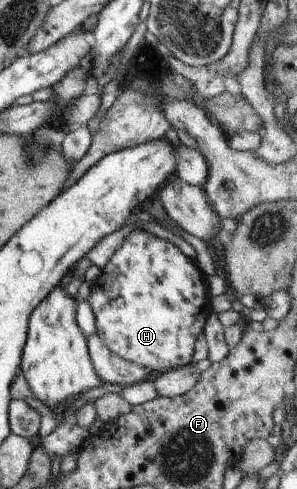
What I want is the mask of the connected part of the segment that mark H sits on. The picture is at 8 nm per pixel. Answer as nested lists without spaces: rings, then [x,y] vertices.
[[[144,230],[130,231],[120,247],[100,268],[88,301],[96,318],[97,335],[108,351],[132,365],[148,369],[151,376],[192,363],[194,342],[202,333],[208,314],[212,313],[204,275],[170,242]]]

